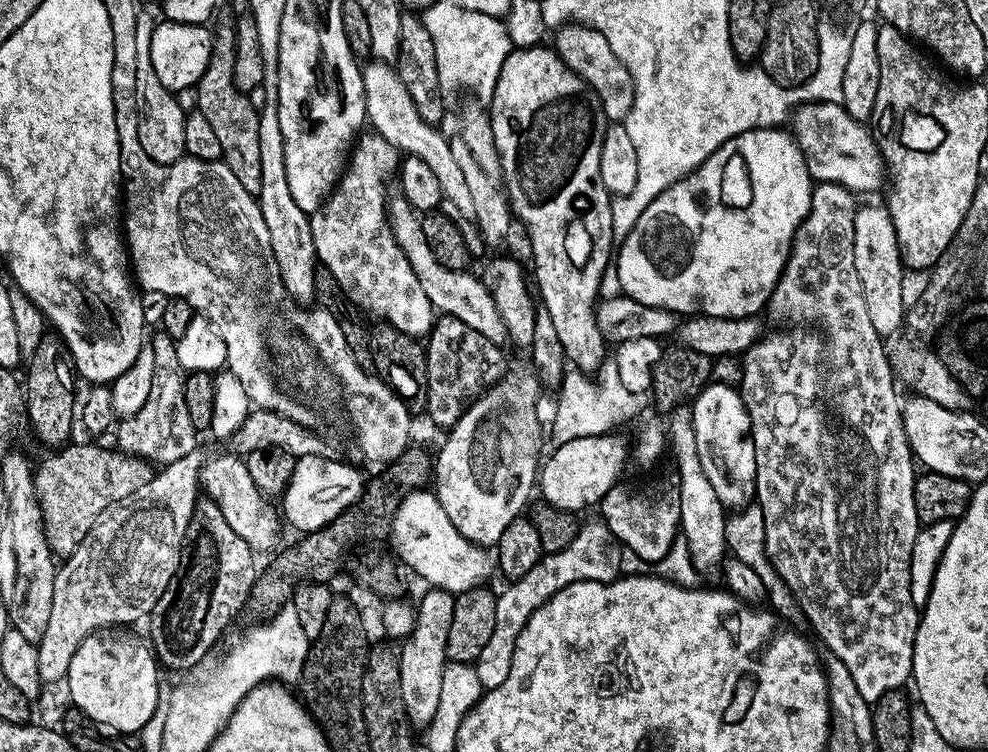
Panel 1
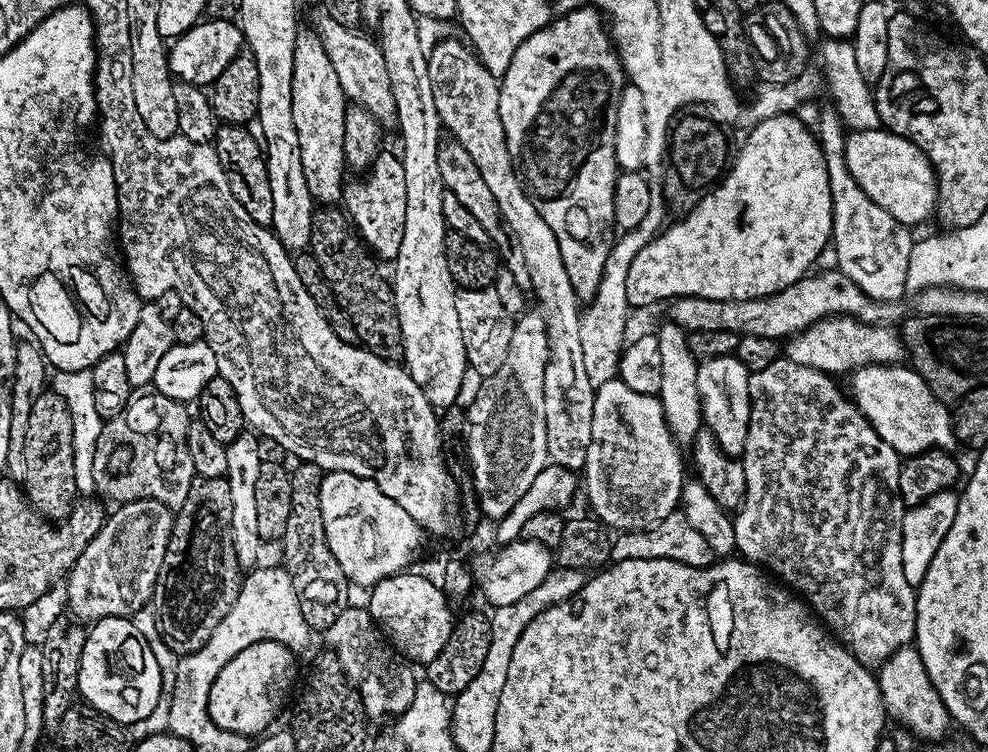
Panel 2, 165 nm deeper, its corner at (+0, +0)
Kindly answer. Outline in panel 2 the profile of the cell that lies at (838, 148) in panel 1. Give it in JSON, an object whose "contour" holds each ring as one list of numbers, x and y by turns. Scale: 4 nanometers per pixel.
{"contour":[[883,127,853,131,846,139,846,162,850,166,850,174,854,174,854,182,858,182,868,197,878,202,878,206,898,222,915,226,937,215,936,172,926,154,914,146,914,142]]}

